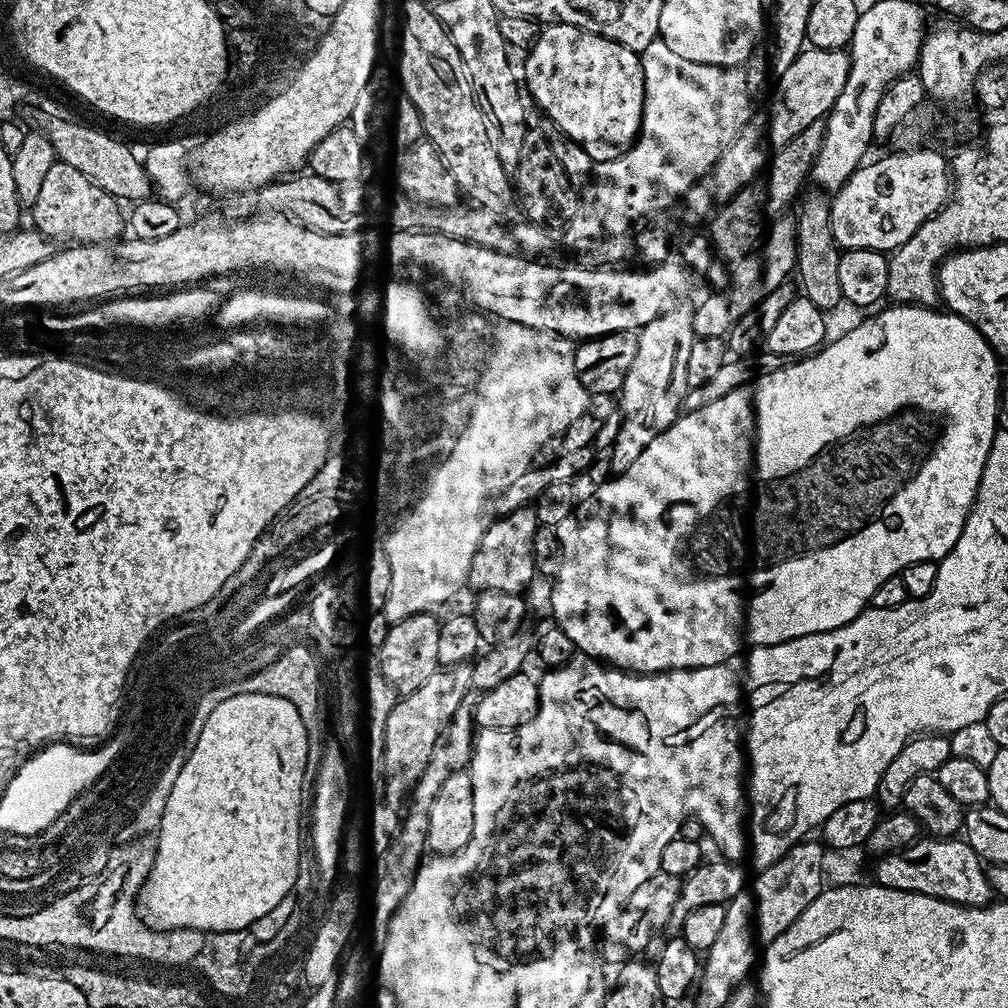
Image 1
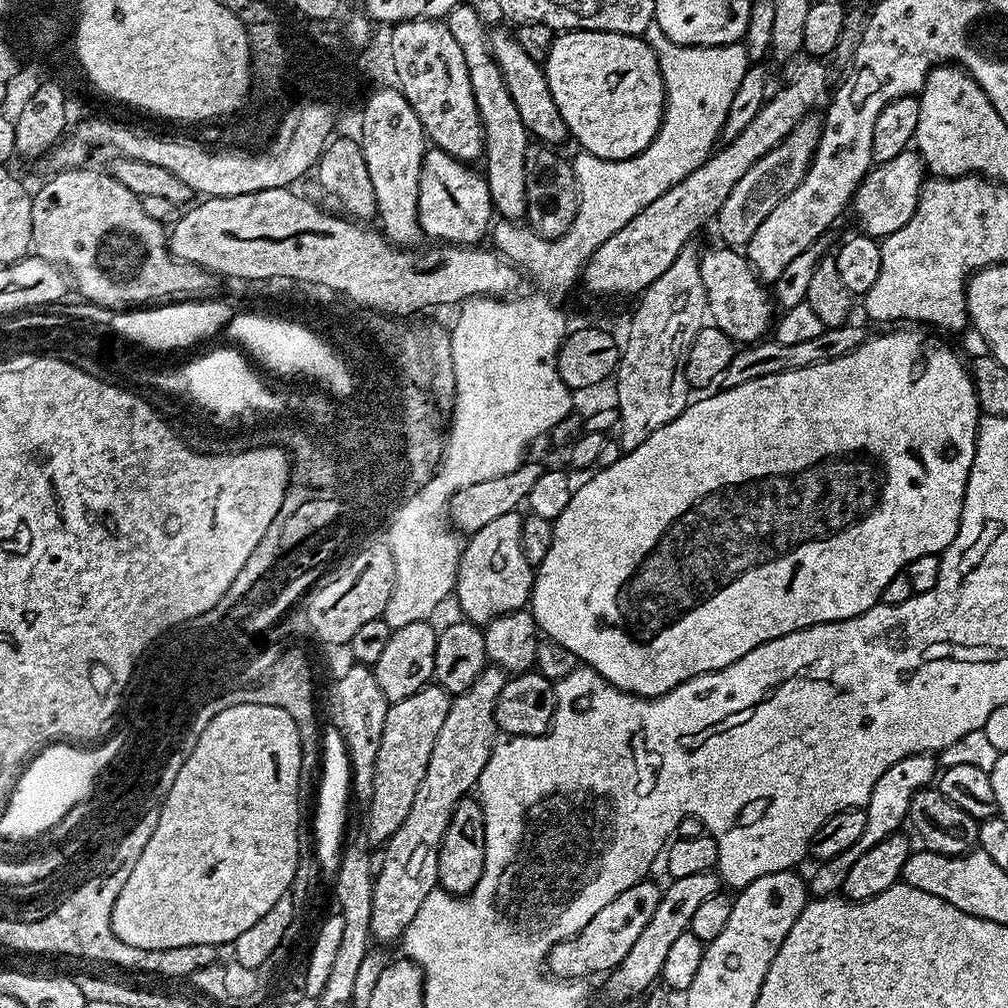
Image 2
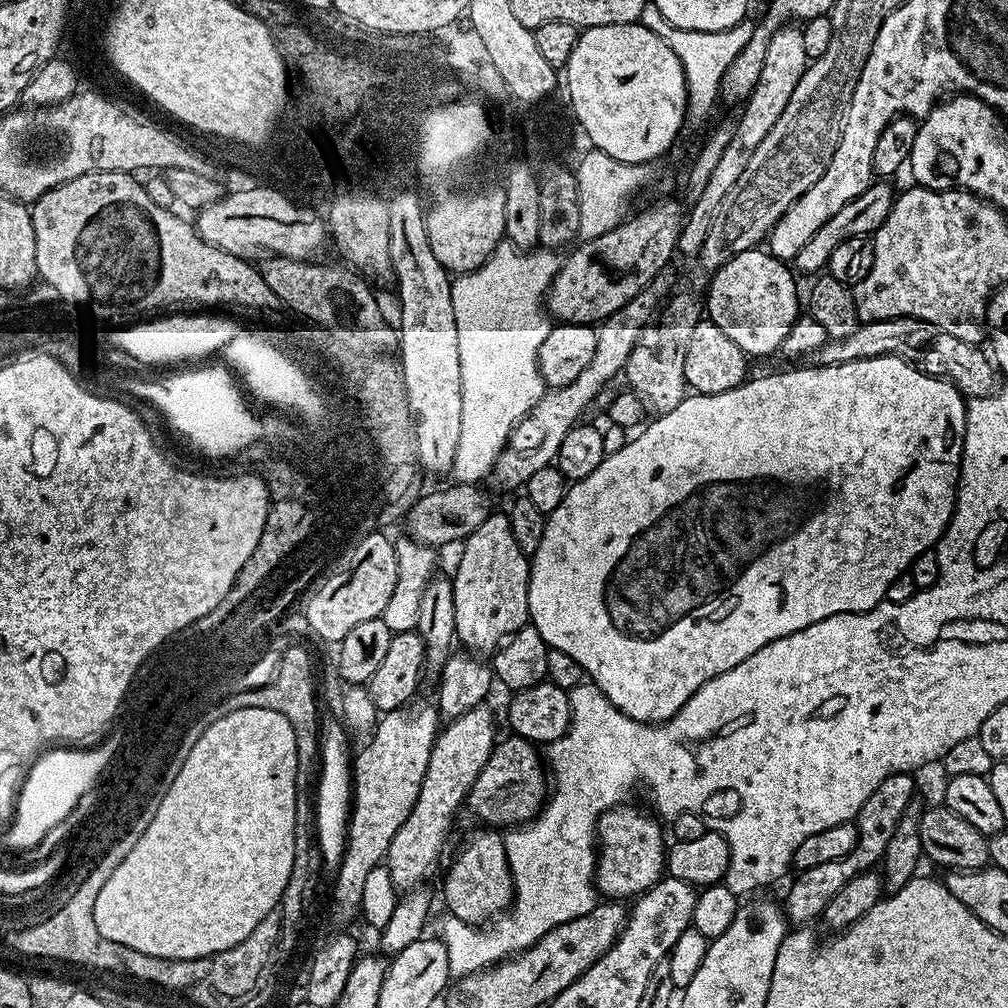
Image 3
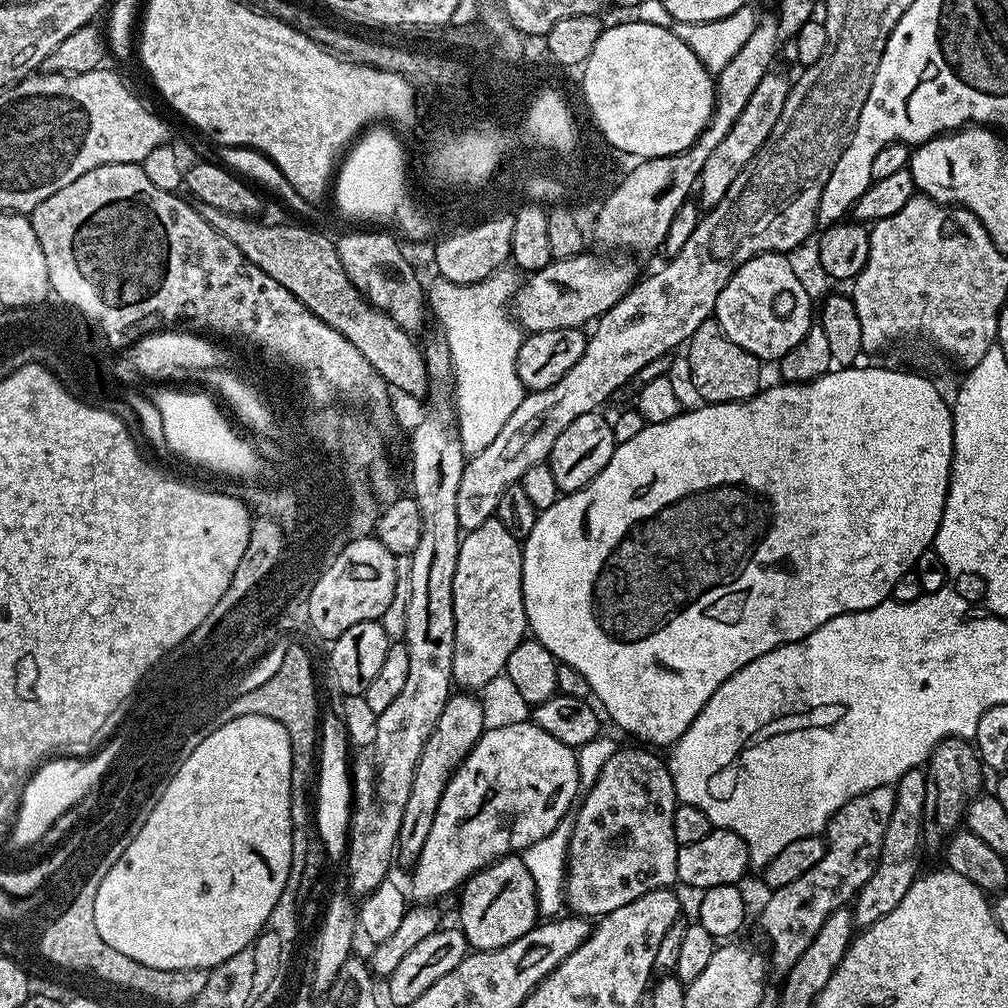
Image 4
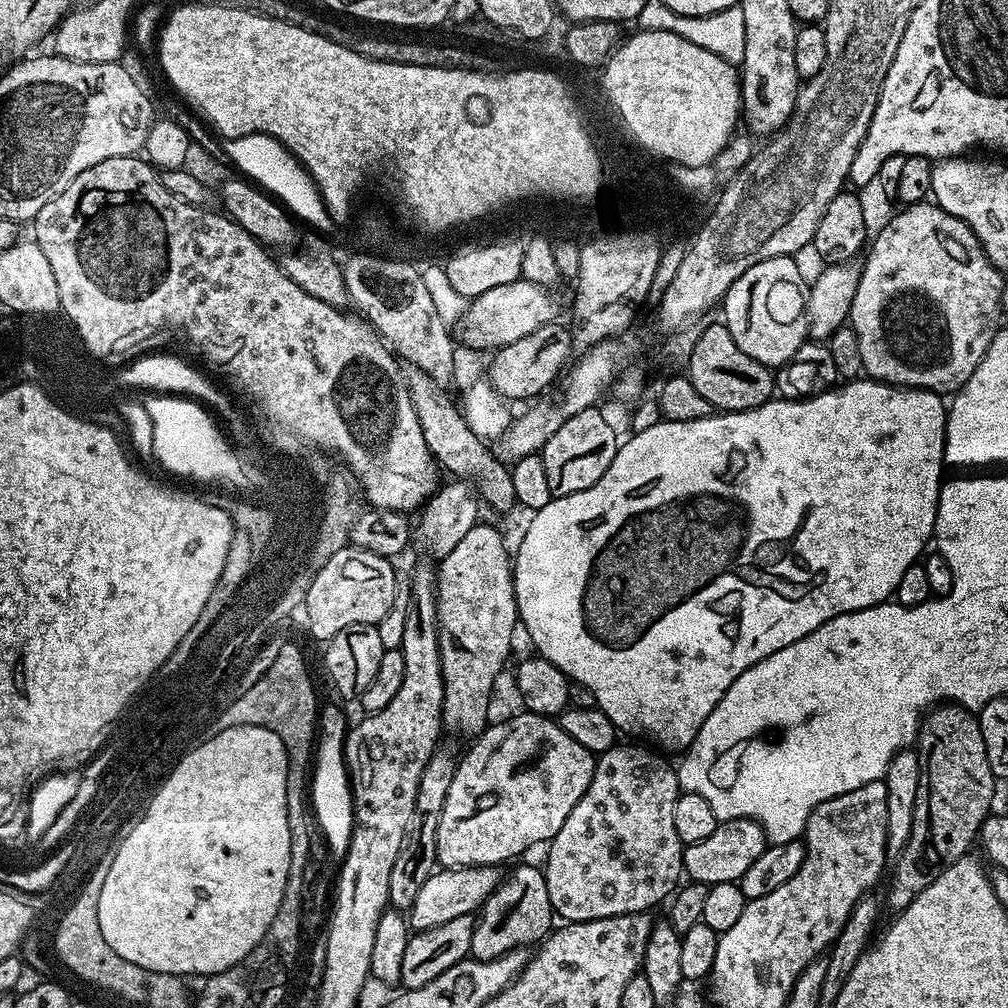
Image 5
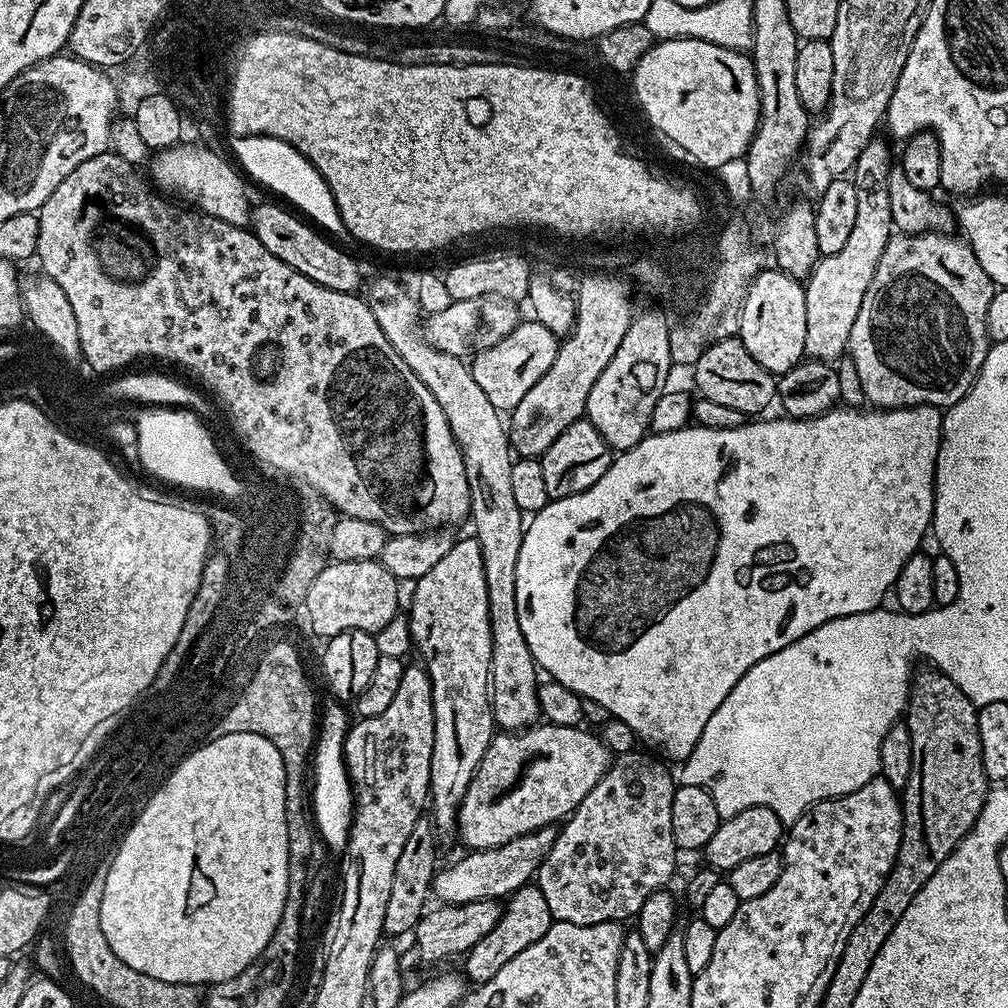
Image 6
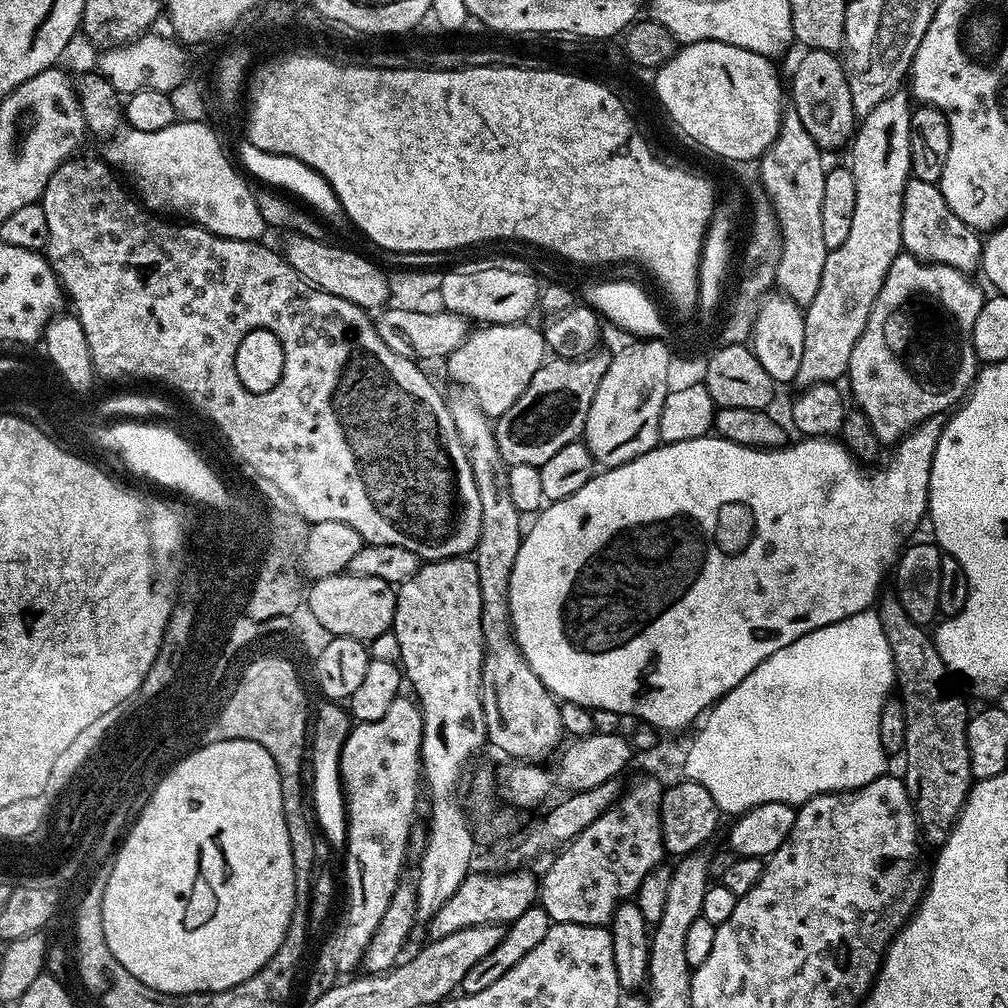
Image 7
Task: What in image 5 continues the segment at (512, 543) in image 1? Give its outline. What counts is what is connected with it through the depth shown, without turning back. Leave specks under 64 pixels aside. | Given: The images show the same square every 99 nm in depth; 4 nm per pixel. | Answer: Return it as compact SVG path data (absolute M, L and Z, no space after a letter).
M478 522L466 533L466 538L450 550L439 561L436 574L436 617L438 618L438 646L440 647L440 657L442 658L442 682L444 683L444 719L442 721L445 729L453 728L456 732L465 732L468 738L475 738L484 731L487 720L487 703L490 701L491 687L494 685L495 675L506 668L508 664L508 651L512 648L512 635L518 632L518 613L516 610L516 586L514 583L514 564L510 559L510 548L504 545L504 540L500 537L500 532L496 528L491 528L485 522Z

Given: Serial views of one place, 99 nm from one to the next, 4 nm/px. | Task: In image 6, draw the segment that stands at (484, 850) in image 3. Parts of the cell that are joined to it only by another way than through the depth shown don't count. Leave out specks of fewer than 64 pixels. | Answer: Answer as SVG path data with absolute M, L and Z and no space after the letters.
M532 882L525 884L507 897L498 926L494 926L494 930L490 930L490 934L486 934L486 938L482 938L463 957L463 975L471 983L473 980L473 985L476 986L490 982L490 978L494 978L494 974L498 974L498 970L502 970L506 962L511 962L518 954L522 954L526 946L534 946L534 942L538 942L538 938L542 938L542 934L550 930L553 922L550 906L546 906L546 898L540 887Z

